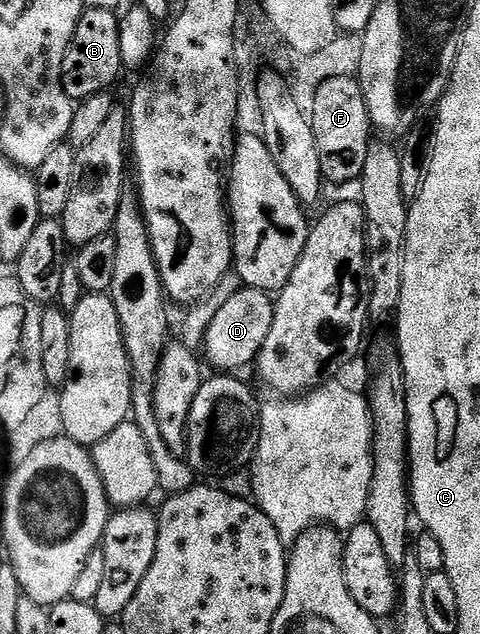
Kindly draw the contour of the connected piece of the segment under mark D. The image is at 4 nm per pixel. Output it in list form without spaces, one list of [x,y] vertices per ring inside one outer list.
[[[234,289],[228,300],[221,303],[219,312],[215,312],[215,320],[211,320],[204,327],[204,361],[209,361],[217,372],[241,372],[237,370],[244,366],[252,367],[267,340],[267,332],[271,332],[274,305],[274,299],[266,291]]]

